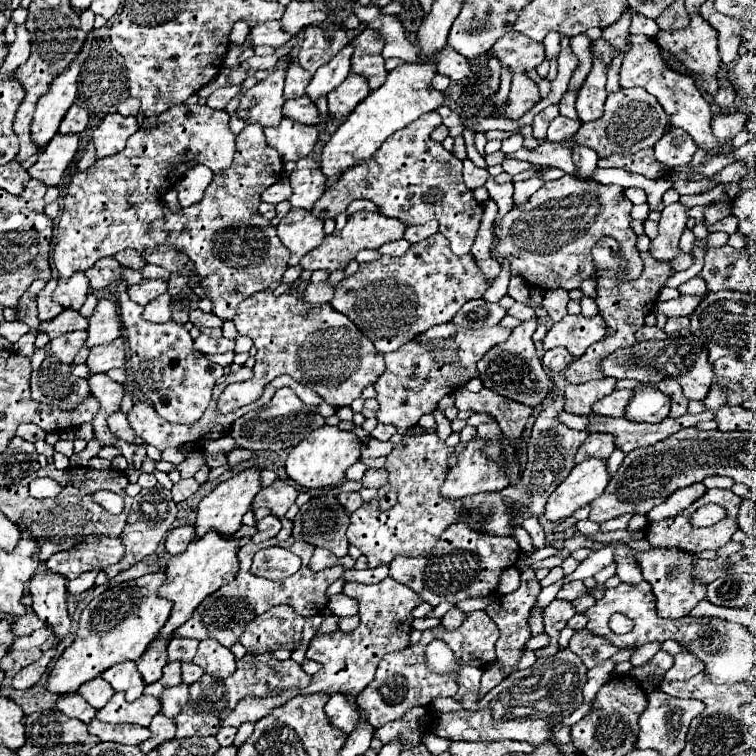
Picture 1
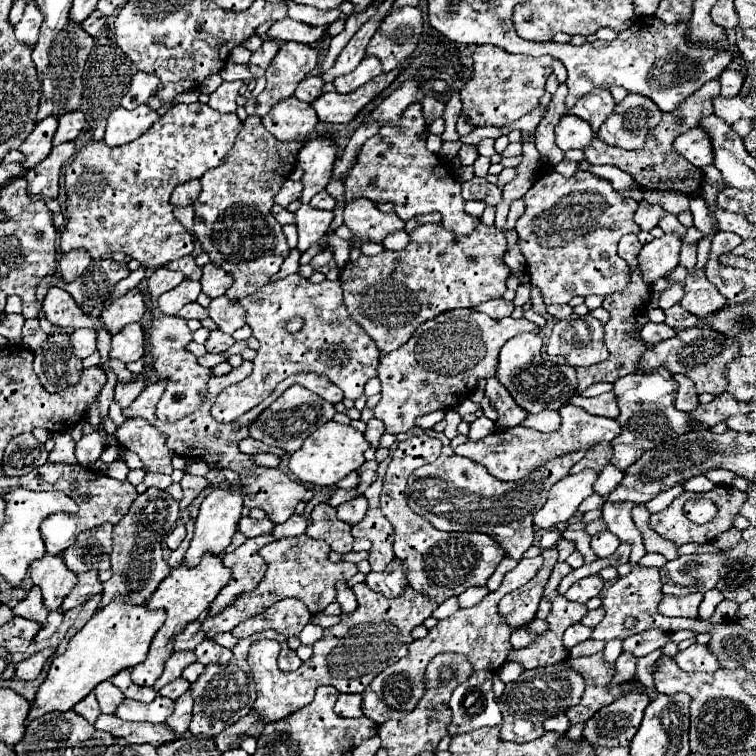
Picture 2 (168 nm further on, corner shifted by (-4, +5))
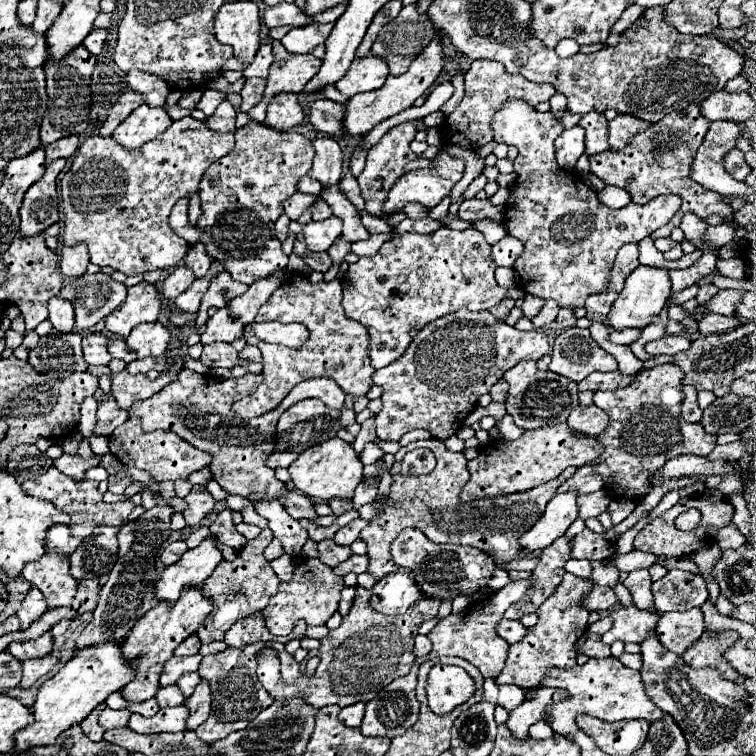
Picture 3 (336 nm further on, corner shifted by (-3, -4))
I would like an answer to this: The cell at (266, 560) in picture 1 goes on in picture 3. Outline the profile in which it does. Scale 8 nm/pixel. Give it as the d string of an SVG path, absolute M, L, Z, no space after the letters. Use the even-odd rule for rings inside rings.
M264 529L256 539L248 541L236 555L234 561L222 561L214 573L204 581L202 585L202 595L212 599L212 613L204 619L204 625L200 623L196 635L200 637L202 643L212 643L212 641L222 641L224 633L244 615L252 615L256 611L262 611L268 605L268 599L278 593L280 579L270 567L270 563L264 559L264 549L272 541L272 531Z

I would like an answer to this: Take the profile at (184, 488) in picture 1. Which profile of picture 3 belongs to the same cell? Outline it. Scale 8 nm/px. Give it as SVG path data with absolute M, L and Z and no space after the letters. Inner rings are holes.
M194 485L184 501L188 503L188 509L184 513L188 527L198 527L198 523L214 509L214 503L216 503L214 497L206 491L206 487L200 487L200 485Z

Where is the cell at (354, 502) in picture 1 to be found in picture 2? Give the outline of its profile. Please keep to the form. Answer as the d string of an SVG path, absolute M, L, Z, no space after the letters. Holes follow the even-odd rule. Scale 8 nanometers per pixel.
M357 496L353 500L347 500L343 504L337 506L337 518L349 522L349 524L357 524L367 510L367 498L365 496Z

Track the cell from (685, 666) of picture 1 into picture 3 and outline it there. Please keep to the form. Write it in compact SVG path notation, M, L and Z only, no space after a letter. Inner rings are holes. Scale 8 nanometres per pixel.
M704 631L700 641L696 645L692 645L682 655L682 659L690 667L716 667L726 679L736 681L736 679L740 679L740 673L736 669L732 669L730 665L726 665L726 659L722 657L724 651L730 649L736 641L738 641L736 631L722 631L722 633Z

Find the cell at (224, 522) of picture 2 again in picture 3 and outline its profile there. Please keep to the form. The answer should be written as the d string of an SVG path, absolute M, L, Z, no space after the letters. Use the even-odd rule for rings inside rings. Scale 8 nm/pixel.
M208 537L198 547L188 549L180 561L166 567L154 585L156 599L174 605L180 591L186 587L200 587L222 561L222 553L216 547L214 537Z

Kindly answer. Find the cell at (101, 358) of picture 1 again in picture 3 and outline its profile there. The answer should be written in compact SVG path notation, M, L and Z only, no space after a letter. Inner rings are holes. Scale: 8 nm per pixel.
M144 323L136 327L126 339L126 345L136 351L138 359L150 357L150 355L162 355L170 343L170 333L162 323Z

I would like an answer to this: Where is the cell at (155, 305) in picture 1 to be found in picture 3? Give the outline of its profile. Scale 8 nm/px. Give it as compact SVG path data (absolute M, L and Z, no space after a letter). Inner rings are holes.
M214 259L214 261L212 261L212 267L208 269L208 273L206 273L202 279L196 279L182 295L176 297L176 301L174 301L176 307L178 307L180 311L186 311L186 313L196 313L198 307L200 307L202 295L206 293L210 281L212 281L220 271L224 271L224 263Z

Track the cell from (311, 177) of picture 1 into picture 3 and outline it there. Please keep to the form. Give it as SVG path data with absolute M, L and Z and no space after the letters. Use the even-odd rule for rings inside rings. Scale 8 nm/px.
M318 137L314 141L314 163L310 169L310 177L318 179L324 187L326 185L336 185L342 179L342 149L332 137Z

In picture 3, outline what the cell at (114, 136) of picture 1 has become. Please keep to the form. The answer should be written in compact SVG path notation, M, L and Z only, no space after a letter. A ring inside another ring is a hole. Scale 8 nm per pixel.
M140 105L134 113L126 117L114 131L114 139L126 147L126 149L136 149L142 147L144 143L156 139L162 131L166 131L172 125L172 119L162 107L148 107Z

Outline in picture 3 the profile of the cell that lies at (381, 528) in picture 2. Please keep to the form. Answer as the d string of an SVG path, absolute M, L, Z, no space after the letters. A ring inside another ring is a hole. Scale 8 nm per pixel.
M426 439L420 443L414 443L416 447L426 447L434 451L436 467L422 477L402 477L400 467L394 463L392 477L394 485L390 491L390 505L384 507L384 513L378 515L362 533L362 541L368 547L368 573L374 575L374 579L382 579L384 575L396 571L398 567L392 561L390 555L390 543L400 535L400 531L414 527L420 529L430 541L434 543L458 543L458 545L470 545L484 553L490 553L494 559L500 561L512 561L520 557L520 545L518 539L528 531L544 513L546 503L554 497L556 489L576 471L574 467L568 467L564 473L560 473L550 483L544 483L540 487L534 487L524 493L512 493L512 495L500 495L496 499L478 499L472 503L460 503L460 491L470 479L468 469L464 465L466 457L464 453L452 453L440 443L438 439Z

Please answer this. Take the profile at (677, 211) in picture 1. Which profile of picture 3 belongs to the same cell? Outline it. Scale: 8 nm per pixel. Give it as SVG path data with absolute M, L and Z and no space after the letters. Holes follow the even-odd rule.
M640 265L632 275L626 279L624 289L620 291L618 299L612 303L612 311L608 313L608 325L616 331L622 329L644 329L652 323L652 319L666 307L666 299L670 295L670 277L668 269L654 269Z

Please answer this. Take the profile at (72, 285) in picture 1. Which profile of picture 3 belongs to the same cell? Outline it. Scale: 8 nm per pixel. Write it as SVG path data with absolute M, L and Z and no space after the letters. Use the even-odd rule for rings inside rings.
M84 243L74 247L62 247L60 249L60 271L64 277L80 277L86 273L86 267L90 263L88 247Z

